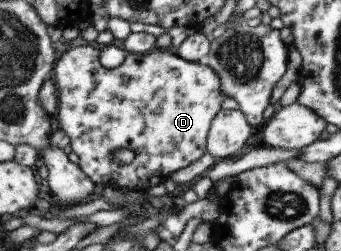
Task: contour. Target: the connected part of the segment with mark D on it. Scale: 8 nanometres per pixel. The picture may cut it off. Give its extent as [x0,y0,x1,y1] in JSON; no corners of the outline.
[56,44,228,192]

